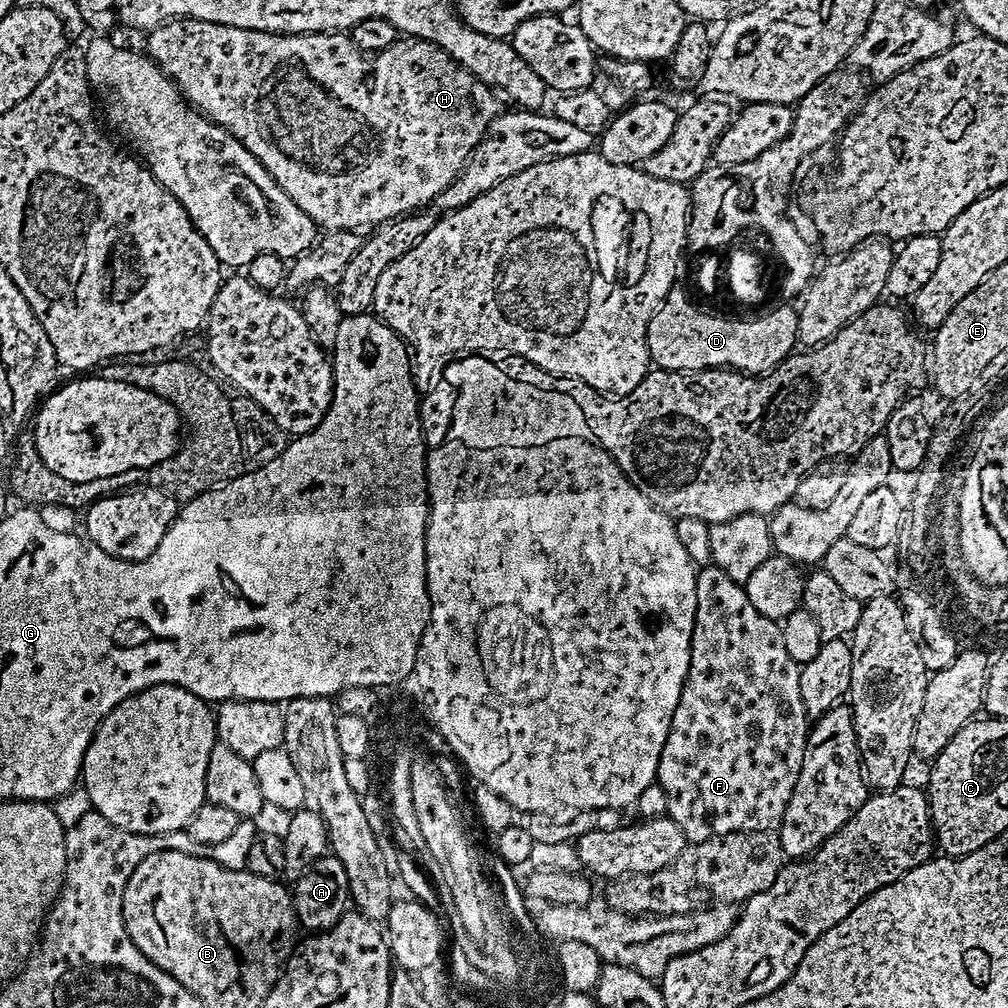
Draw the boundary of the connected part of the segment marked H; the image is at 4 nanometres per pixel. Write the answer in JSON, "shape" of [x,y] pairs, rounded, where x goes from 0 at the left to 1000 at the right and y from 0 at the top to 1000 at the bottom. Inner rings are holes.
{"shape":[[[172,18],[150,29],[146,36],[146,55],[175,82],[175,87],[188,104],[217,127],[222,127],[232,137],[236,137],[236,141],[240,141],[240,145],[244,145],[244,149],[248,149],[248,153],[260,161],[262,168],[272,177],[272,181],[276,181],[276,185],[280,185],[282,191],[321,228],[361,228],[364,222],[376,224],[383,218],[392,218],[398,212],[416,207],[416,202],[424,197],[432,197],[434,191],[439,189],[441,184],[456,170],[462,158],[462,148],[469,142],[470,136],[483,126],[485,119],[498,107],[492,100],[493,92],[489,88],[463,71],[453,60],[441,54],[428,40],[394,38],[376,49],[370,55],[373,57],[364,63],[361,61],[362,53],[349,43],[348,35],[337,32],[301,32],[295,36],[283,36],[277,32],[244,30],[203,20]]]}

